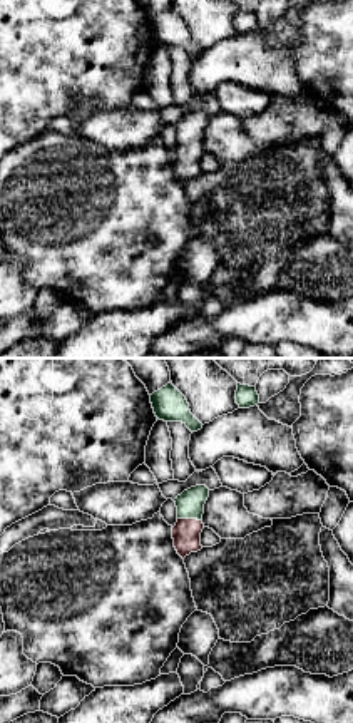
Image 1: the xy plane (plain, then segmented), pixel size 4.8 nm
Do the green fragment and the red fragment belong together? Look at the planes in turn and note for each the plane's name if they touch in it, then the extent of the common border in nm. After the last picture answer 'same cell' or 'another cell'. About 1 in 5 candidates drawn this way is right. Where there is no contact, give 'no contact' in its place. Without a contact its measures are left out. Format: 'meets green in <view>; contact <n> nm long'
meets green in xy; contact 120 nm long

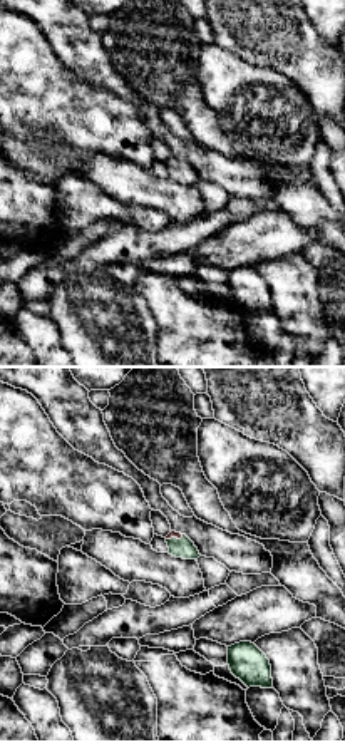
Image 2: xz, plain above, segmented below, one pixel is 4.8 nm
meets green in xz; contact 90 nm long

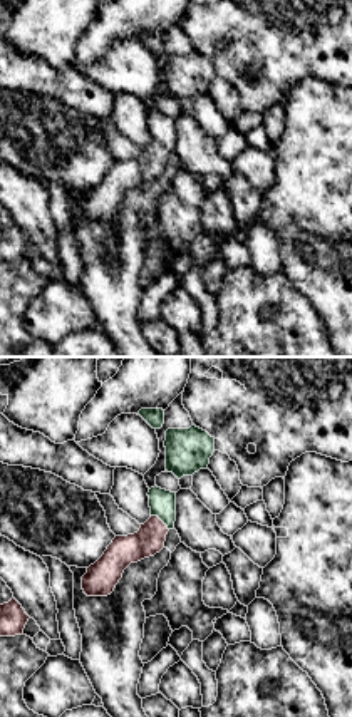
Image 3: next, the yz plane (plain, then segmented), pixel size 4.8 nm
meets green in yz; contact 120 nm long

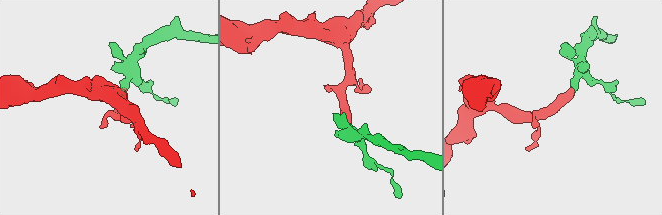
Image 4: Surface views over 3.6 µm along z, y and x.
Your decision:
same cell

